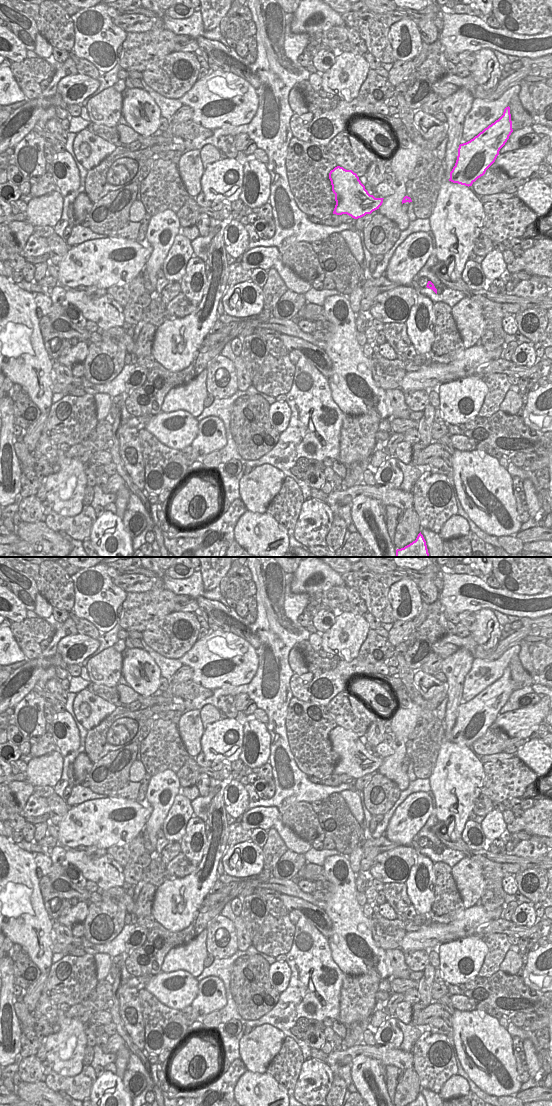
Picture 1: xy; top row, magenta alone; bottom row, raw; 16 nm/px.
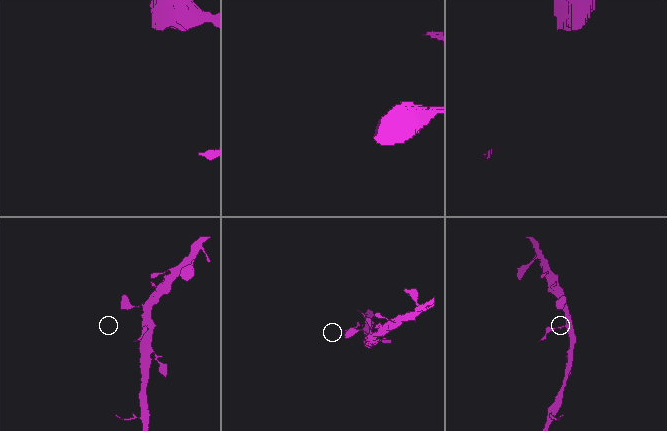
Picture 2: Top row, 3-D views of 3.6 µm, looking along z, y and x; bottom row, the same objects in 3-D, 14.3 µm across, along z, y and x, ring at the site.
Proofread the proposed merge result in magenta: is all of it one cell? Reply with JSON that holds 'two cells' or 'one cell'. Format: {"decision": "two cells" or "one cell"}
{"decision": "two cells"}

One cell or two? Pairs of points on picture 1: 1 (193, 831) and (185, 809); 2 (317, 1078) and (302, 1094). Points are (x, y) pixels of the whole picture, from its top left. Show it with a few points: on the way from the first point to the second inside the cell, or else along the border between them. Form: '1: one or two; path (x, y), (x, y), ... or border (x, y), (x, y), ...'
1: two; border (193, 815), (188, 821), (186, 831), (180, 841)
2: one; path (316, 1083), (307, 1092)

